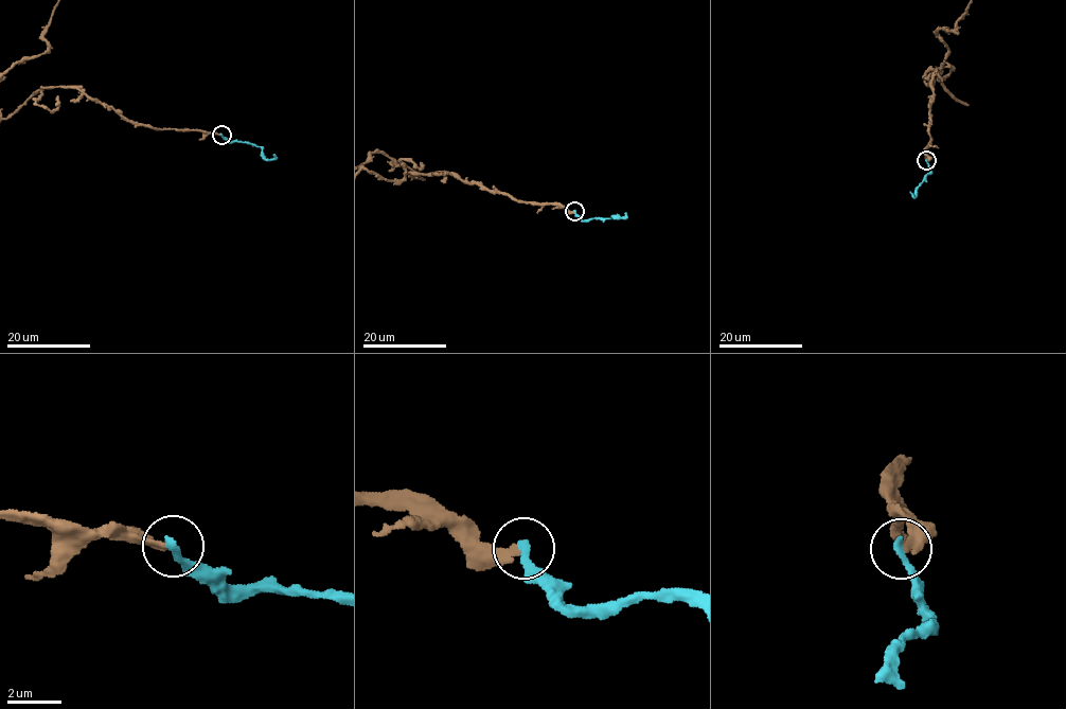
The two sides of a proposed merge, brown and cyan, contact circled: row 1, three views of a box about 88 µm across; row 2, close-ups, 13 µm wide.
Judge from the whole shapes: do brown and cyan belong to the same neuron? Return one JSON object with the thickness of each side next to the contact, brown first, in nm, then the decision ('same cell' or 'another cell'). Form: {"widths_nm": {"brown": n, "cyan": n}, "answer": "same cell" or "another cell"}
{"widths_nm": {"brown": 240, "cyan": 280}, "answer": "another cell"}

